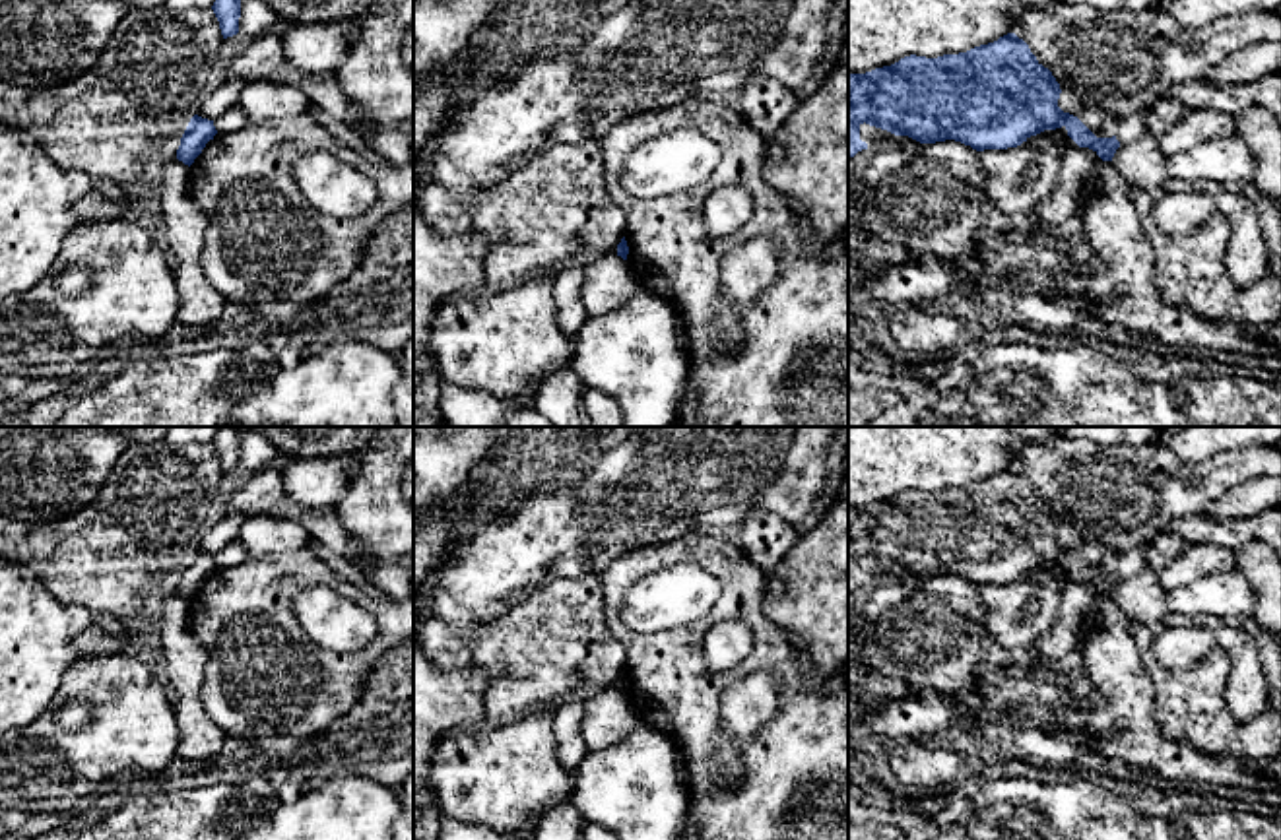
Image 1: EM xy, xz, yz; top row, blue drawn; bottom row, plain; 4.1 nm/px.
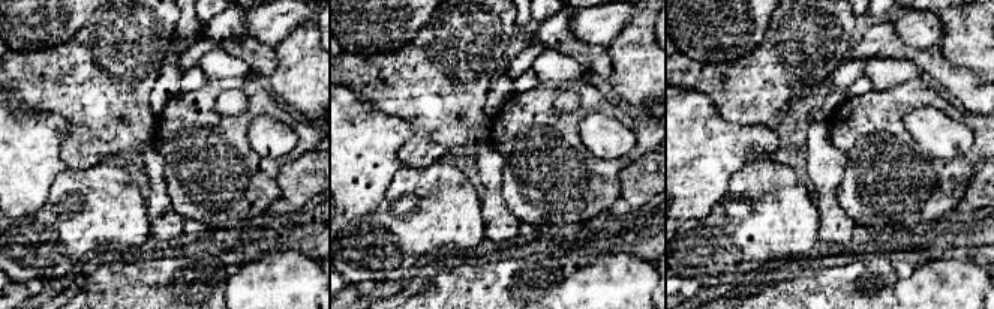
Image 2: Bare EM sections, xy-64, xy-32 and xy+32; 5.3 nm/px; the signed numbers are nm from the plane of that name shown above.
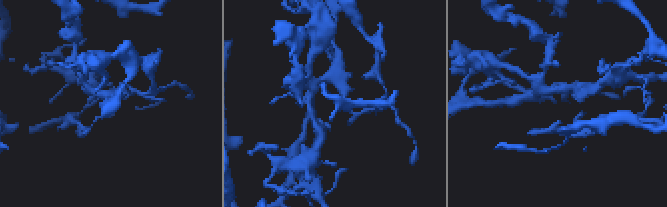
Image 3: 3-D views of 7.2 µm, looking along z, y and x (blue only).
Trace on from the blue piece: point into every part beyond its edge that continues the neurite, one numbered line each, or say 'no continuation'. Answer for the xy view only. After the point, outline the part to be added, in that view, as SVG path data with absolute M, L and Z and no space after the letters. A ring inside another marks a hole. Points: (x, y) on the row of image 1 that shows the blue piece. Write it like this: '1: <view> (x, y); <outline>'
no continuation

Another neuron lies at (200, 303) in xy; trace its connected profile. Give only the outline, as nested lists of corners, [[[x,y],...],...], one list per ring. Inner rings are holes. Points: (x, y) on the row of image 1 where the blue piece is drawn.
[[[177,159],[161,171],[153,206],[163,217],[167,242],[177,258],[173,266],[179,295],[177,322],[215,328],[227,301],[200,266],[208,215],[190,194],[188,165]]]

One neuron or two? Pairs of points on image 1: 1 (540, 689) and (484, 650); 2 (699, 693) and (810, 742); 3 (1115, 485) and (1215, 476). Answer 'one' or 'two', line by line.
1: one
2: one
3: one

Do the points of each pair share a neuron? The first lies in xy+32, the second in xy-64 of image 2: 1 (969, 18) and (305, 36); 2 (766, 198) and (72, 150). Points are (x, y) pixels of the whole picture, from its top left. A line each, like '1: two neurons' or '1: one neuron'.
1: one neuron
2: two neurons

